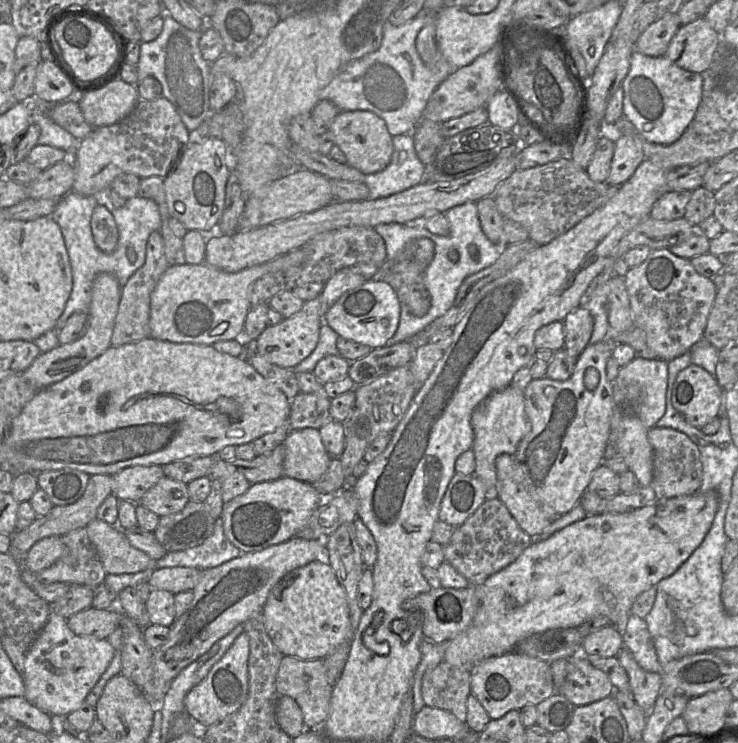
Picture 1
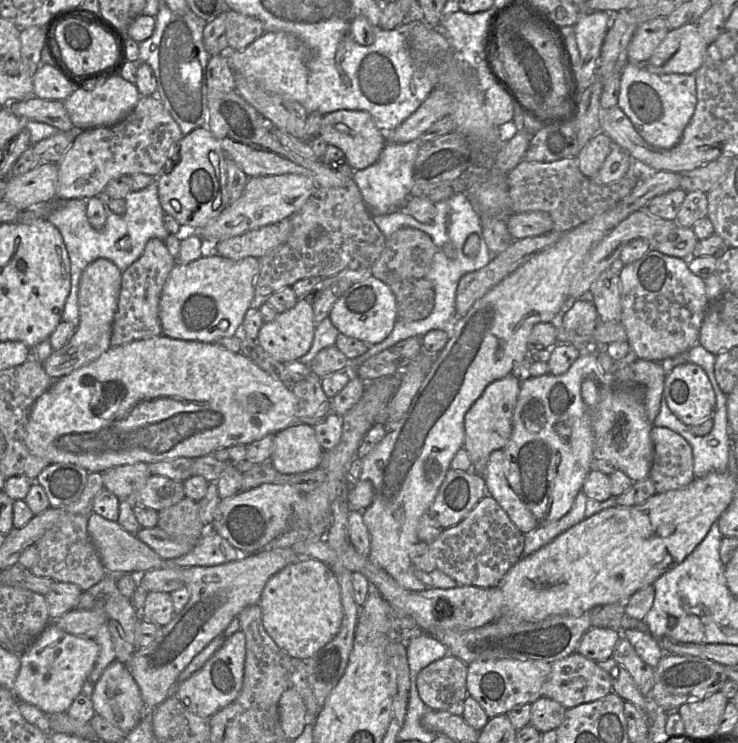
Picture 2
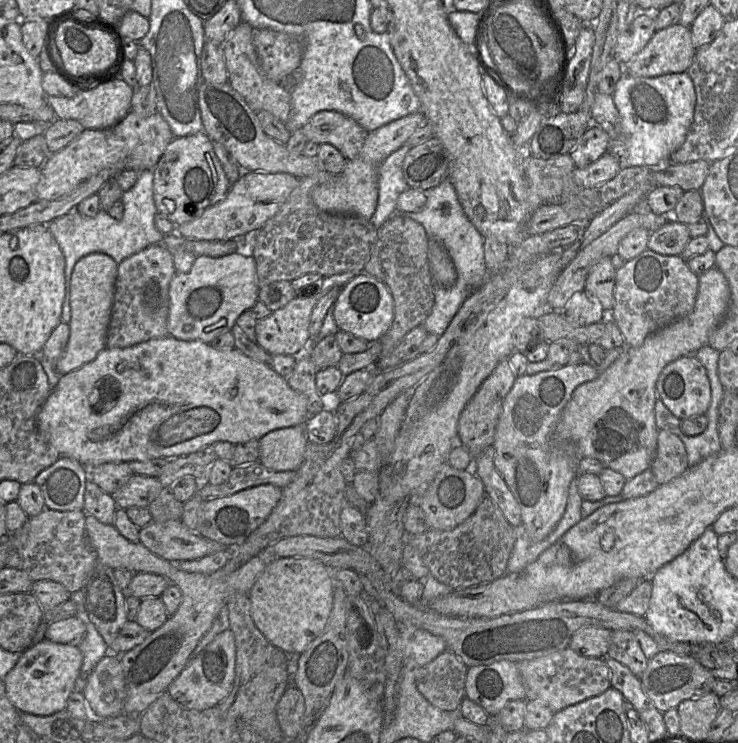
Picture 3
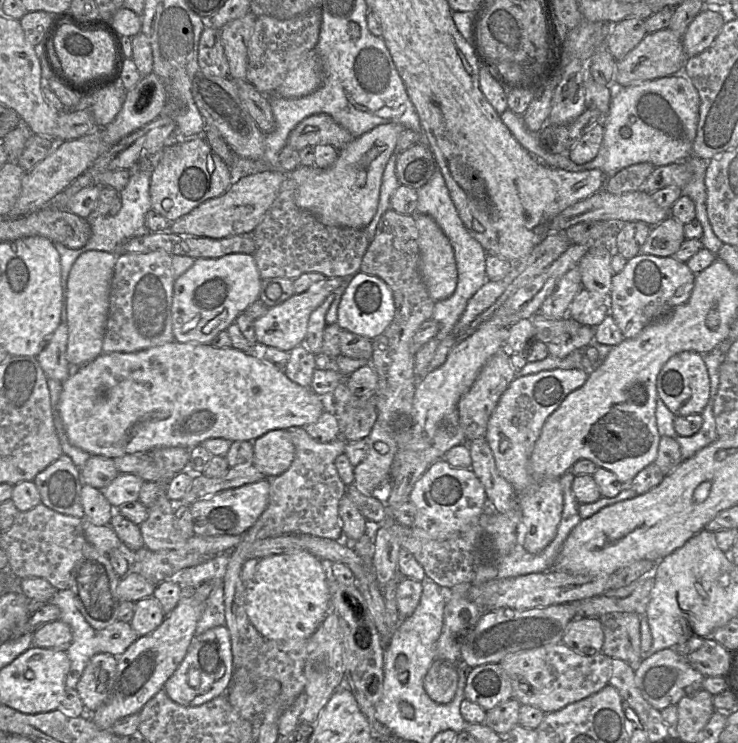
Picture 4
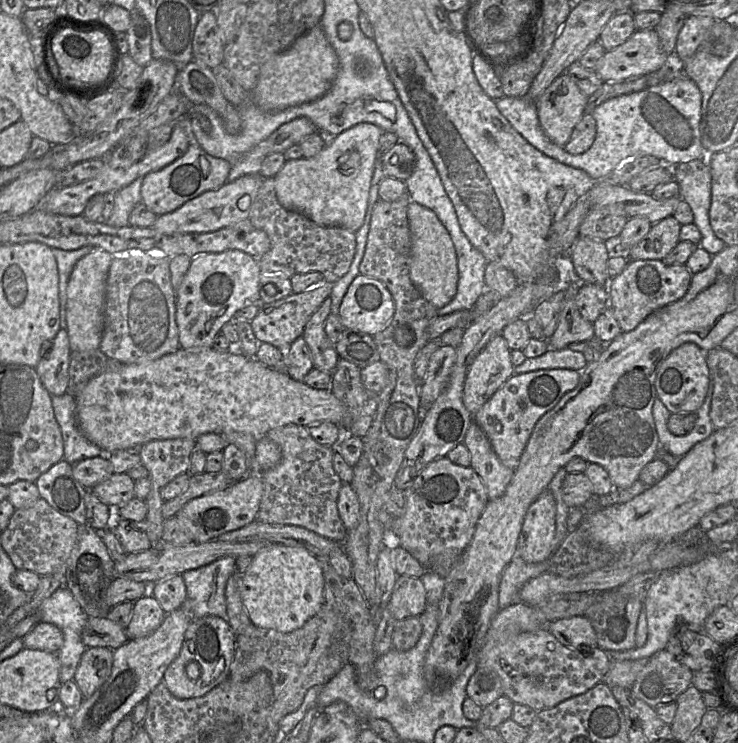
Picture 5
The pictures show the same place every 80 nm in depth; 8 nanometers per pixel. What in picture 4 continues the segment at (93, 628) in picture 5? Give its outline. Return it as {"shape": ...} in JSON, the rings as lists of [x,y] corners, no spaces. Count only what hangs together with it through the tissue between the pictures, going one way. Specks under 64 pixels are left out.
{"shape":[[[116,621],[105,629],[96,631],[98,652],[121,655],[139,636],[130,623]]]}

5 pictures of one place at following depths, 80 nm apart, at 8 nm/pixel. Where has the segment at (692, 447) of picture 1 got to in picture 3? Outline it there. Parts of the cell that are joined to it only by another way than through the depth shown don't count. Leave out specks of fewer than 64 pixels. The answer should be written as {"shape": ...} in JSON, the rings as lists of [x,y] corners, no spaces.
{"shape":[[[667,430],[658,431],[656,454],[650,469],[659,485],[670,482],[689,469],[684,443],[677,435]]]}

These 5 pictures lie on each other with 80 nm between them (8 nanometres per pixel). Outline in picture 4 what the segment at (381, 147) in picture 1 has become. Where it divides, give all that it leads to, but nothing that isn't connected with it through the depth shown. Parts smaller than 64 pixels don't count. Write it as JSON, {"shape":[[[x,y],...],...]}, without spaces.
{"shape":[[[318,113],[303,119],[289,134],[287,145],[299,151],[307,146],[328,144],[337,150],[353,140],[353,135],[330,115]]]}

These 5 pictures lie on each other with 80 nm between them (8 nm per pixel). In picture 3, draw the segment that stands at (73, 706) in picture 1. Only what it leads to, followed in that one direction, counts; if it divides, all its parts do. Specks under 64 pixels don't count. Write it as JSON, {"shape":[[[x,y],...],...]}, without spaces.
{"shape":[[[46,638],[32,644],[22,652],[16,665],[3,679],[10,702],[20,712],[37,716],[48,716],[66,709],[82,661],[83,656],[77,645],[56,643]]]}

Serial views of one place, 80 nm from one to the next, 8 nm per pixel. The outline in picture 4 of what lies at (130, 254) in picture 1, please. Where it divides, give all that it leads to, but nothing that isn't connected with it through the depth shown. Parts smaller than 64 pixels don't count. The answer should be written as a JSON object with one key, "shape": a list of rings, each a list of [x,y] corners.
{"shape":[[[132,170],[128,184],[119,192],[121,208],[115,216],[92,214],[87,220],[91,226],[91,236],[85,246],[79,249],[71,249],[59,242],[54,245],[59,252],[61,261],[61,285],[62,285],[62,309],[61,323],[67,324],[67,291],[68,277],[77,258],[88,251],[98,250],[119,254],[120,245],[129,238],[142,236],[149,233],[145,226],[145,215],[151,210],[149,186],[151,171]]]}

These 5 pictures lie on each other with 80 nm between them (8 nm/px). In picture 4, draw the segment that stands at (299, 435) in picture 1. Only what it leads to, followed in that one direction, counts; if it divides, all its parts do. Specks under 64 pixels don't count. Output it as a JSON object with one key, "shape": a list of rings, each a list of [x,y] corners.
{"shape":[[[274,430],[253,442],[254,458],[252,464],[266,478],[284,473],[295,457],[295,447],[289,430]]]}

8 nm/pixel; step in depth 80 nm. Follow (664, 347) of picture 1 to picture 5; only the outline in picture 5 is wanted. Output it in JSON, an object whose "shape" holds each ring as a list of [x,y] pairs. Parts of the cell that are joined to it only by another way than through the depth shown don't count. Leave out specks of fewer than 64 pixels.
{"shape":[[[660,259],[629,260],[624,270],[611,278],[609,304],[622,332],[634,330],[654,311],[681,299],[689,289],[692,273],[686,264],[668,265]]]}

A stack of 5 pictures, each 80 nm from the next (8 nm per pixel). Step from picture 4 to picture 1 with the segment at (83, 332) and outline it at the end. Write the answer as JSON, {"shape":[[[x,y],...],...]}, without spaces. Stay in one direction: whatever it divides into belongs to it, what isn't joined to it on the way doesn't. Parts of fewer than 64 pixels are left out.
{"shape":[[[106,272],[98,274],[92,286],[87,327],[84,333],[69,344],[59,344],[50,351],[41,352],[22,372],[24,377],[37,389],[42,389],[66,378],[104,353],[111,346],[111,336],[120,302],[120,292],[121,287],[115,276]]]}

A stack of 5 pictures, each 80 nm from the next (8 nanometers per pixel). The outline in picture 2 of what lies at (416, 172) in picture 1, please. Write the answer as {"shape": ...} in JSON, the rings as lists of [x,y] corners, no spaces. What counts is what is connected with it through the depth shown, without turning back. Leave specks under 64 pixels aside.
{"shape":[[[417,140],[407,143],[387,143],[376,163],[353,173],[353,179],[372,216],[389,214],[411,197],[414,185],[413,166],[419,146],[420,143]]]}

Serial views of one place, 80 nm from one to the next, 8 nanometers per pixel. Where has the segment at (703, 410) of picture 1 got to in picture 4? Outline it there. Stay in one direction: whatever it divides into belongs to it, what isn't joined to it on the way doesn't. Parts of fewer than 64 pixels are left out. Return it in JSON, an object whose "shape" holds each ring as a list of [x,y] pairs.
{"shape":[[[692,351],[678,353],[659,371],[656,381],[658,397],[675,416],[701,414],[708,403],[710,381],[703,355]]]}

